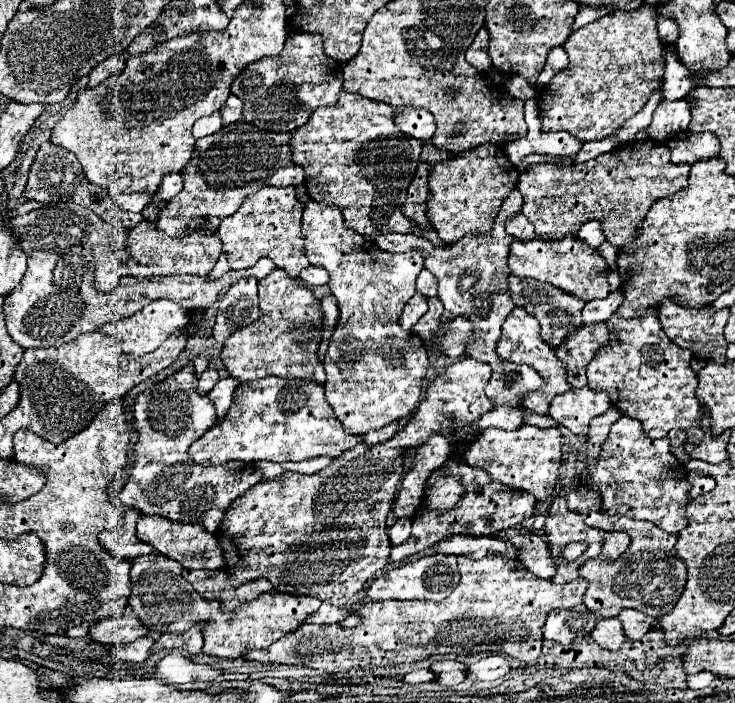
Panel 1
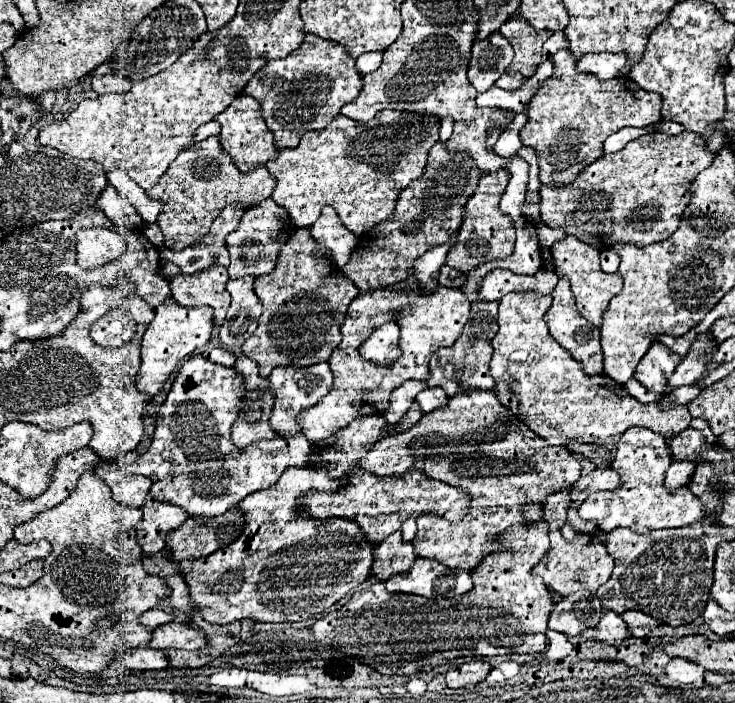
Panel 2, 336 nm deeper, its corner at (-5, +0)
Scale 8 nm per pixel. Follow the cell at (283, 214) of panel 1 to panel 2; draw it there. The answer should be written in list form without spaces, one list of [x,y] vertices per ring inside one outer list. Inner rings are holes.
[[[266,198],[260,204],[248,208],[238,228],[226,236],[226,246],[230,252],[230,266],[228,266],[230,278],[270,274],[276,266],[276,258],[278,258],[282,244],[286,244],[286,240],[294,232],[296,232],[296,226],[292,224],[288,212],[282,206],[274,204],[272,198]]]

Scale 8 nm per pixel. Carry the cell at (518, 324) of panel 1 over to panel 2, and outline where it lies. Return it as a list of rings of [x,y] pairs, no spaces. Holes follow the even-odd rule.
[[[508,292],[500,300],[500,328],[492,338],[494,356],[490,374],[496,380],[494,392],[532,432],[552,446],[566,446],[568,440],[598,444],[610,436],[622,434],[630,426],[650,428],[664,438],[672,438],[690,426],[692,416],[688,406],[662,410],[658,404],[640,404],[628,394],[626,386],[614,384],[610,376],[586,376],[582,364],[550,336],[544,322],[550,304],[550,294],[534,296],[534,292]]]

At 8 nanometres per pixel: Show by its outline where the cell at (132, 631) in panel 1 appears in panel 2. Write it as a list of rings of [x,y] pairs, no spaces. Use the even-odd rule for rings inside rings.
[[[168,622],[152,630],[152,638],[148,642],[150,648],[180,648],[180,650],[198,650],[204,646],[204,632],[190,628],[188,624]]]

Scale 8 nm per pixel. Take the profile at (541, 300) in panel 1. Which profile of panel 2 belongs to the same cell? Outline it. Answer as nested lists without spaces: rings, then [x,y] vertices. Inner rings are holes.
[[[562,276],[552,292],[552,306],[548,308],[544,320],[550,328],[550,334],[554,336],[554,340],[566,348],[576,360],[580,360],[584,364],[584,372],[586,374],[600,374],[602,372],[602,348],[600,348],[600,328],[594,328],[578,310],[576,310],[576,302],[574,296],[570,292],[570,282],[566,280],[566,276]]]

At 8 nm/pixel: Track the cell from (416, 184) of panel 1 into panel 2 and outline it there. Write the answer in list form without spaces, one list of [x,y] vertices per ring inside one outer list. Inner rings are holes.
[[[436,142],[428,152],[428,164],[424,174],[414,180],[398,198],[394,216],[384,220],[366,236],[360,236],[356,250],[348,264],[340,270],[362,292],[386,288],[406,280],[410,276],[410,264],[428,248],[448,242],[448,238],[460,228],[464,204],[472,196],[480,178],[480,170],[470,158],[450,154],[444,144]]]

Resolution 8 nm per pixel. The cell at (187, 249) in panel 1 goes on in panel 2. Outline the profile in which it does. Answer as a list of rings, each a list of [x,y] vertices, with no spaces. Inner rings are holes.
[[[224,266],[218,268],[208,268],[196,274],[176,274],[170,276],[170,288],[172,288],[172,298],[180,304],[180,306],[202,306],[208,304],[214,308],[214,322],[222,324],[226,310],[230,306],[230,294],[226,292],[226,282],[228,282],[228,270]]]

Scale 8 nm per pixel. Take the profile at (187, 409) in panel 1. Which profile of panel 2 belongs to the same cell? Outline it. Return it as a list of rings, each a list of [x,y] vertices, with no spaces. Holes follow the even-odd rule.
[[[194,354],[182,364],[178,378],[173,382],[167,395],[166,402],[160,406],[157,413],[156,430],[154,430],[154,438],[152,438],[148,452],[138,456],[136,462],[132,462],[128,466],[130,472],[144,474],[152,480],[150,494],[154,500],[180,506],[194,520],[210,520],[214,516],[222,516],[228,508],[236,506],[244,496],[256,492],[256,490],[274,486],[288,466],[306,466],[308,464],[312,444],[302,434],[288,438],[288,440],[286,438],[258,440],[258,442],[250,444],[248,448],[236,448],[232,444],[230,428],[232,428],[236,416],[244,408],[248,410],[250,422],[260,418],[260,406],[258,404],[246,406],[242,402],[244,394],[246,394],[246,388],[242,384],[242,376],[236,374],[234,368],[212,364],[202,354]]]

